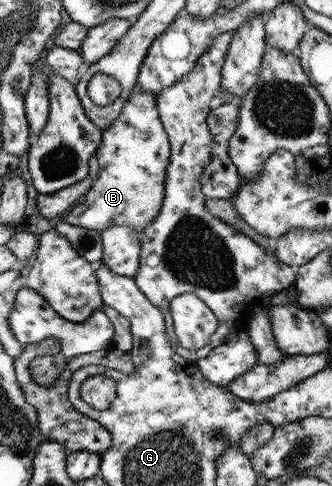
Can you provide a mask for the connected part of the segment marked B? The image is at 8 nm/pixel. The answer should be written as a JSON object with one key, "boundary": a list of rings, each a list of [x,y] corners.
{"boundary":[[[143,90],[132,92],[123,108],[123,114],[108,128],[102,129],[102,140],[98,144],[96,156],[100,166],[98,179],[90,182],[91,187],[84,200],[72,208],[72,212],[64,218],[63,222],[101,232],[114,225],[126,225],[134,227],[136,232],[142,234],[148,223],[160,214],[166,194],[167,166],[171,160],[171,141],[163,126],[163,119],[159,115],[157,96]]]}

